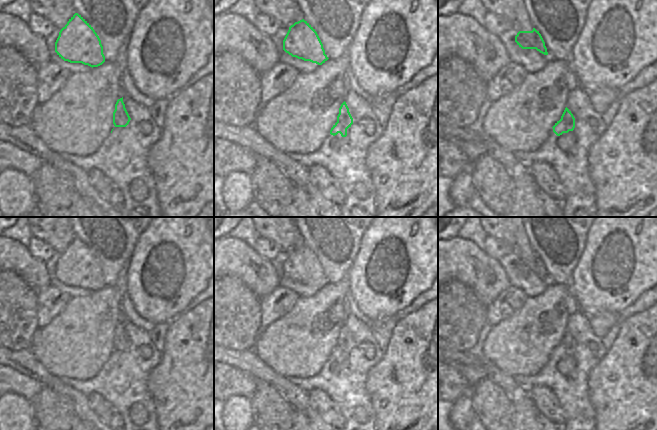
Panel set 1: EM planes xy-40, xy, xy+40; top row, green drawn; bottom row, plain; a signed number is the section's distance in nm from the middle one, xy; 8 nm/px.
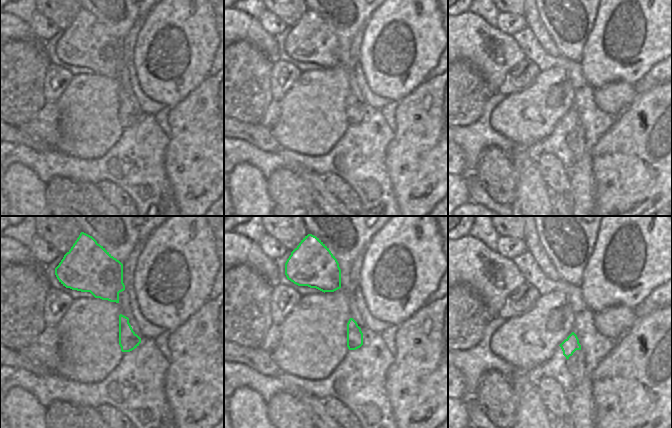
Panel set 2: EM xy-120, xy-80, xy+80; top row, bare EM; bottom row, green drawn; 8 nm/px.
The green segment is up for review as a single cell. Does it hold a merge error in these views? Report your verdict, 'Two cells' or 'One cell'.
One cell.

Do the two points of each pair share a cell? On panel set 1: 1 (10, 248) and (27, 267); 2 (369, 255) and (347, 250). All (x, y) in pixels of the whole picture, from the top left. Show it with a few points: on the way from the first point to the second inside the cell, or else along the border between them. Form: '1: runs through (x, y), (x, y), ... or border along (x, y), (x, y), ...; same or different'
1: runs through (13, 253), (22, 262); same
2: border along (366, 230), (361, 238), (359, 249), (348, 274); different

